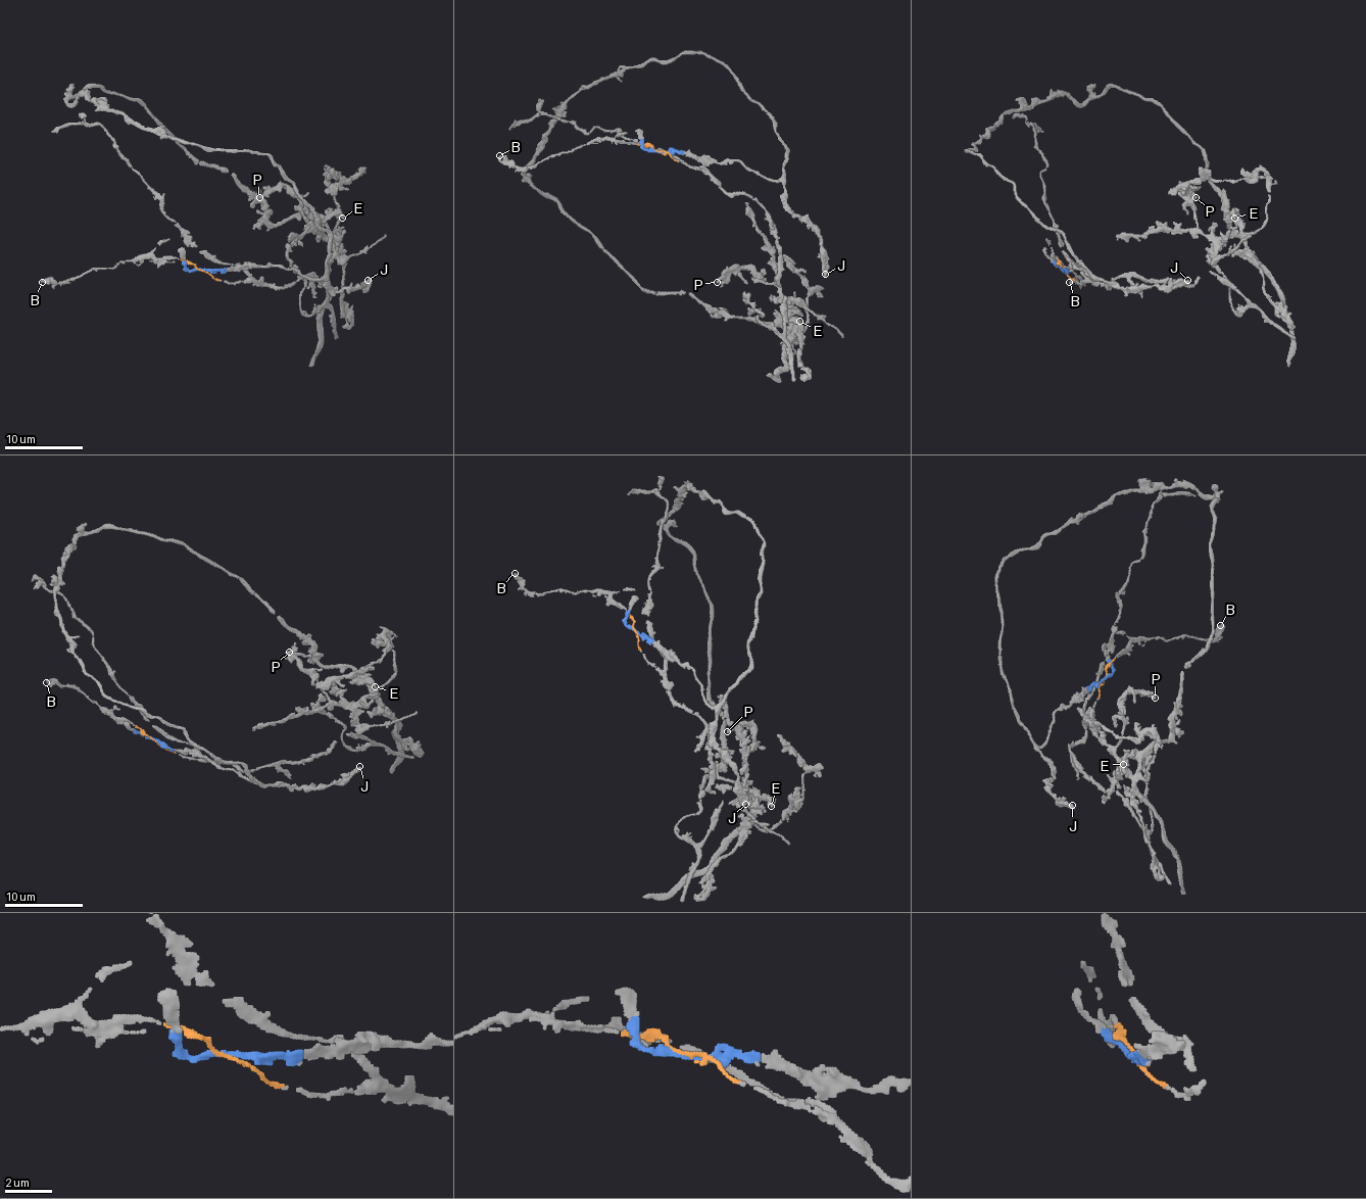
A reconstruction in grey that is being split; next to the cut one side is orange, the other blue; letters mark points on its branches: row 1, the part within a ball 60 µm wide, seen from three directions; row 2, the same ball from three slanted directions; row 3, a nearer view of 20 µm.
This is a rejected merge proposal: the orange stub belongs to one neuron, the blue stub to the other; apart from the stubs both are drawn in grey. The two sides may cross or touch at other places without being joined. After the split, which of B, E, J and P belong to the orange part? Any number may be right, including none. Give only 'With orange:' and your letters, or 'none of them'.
With orange: B

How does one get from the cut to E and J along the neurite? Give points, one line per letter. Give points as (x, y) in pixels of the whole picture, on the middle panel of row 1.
E: (657, 151), (775, 181), (786, 149), (724, 65), (679, 53), (587, 85), (524, 175), (649, 292), (800, 322)
J: (657, 151), (687, 151), (718, 163), (739, 161), (767, 179), (781, 181), (784, 204), (820, 239), (826, 275)

